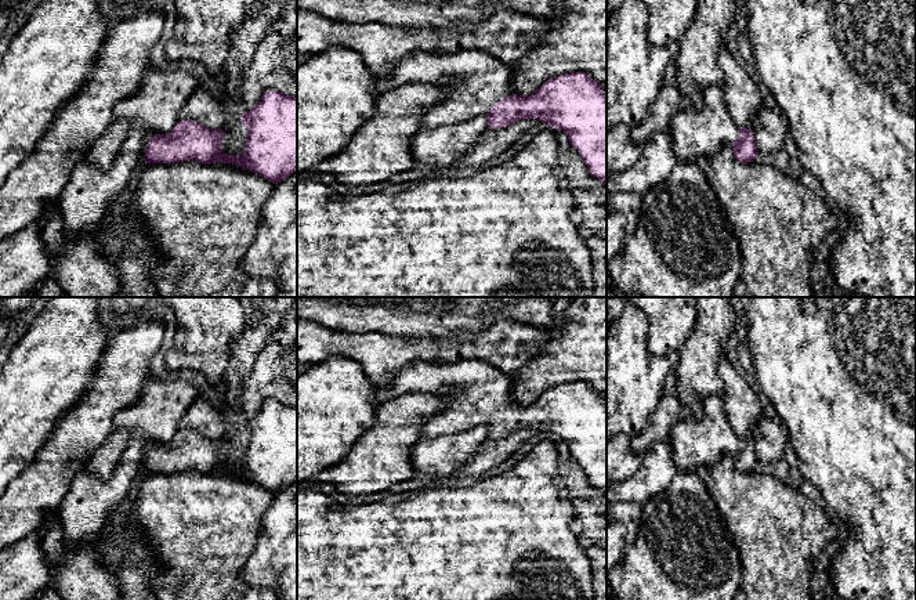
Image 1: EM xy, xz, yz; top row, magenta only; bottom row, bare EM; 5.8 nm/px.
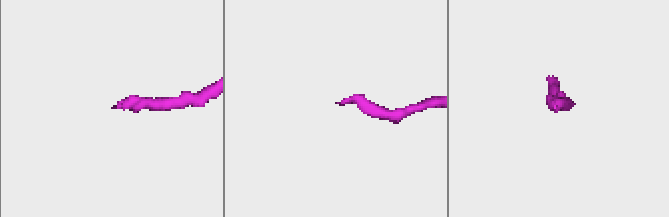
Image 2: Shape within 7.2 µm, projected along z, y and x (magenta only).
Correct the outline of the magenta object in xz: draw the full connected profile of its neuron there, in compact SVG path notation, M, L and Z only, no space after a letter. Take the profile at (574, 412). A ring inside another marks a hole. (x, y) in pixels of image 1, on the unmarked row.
M481 359L455 362L413 361L391 377L387 387L376 387L376 401L385 402L409 394L432 394L445 400L445 406L423 419L421 437L457 434L486 426L488 438L503 438L522 429L539 429L562 440L579 462L589 482L607 495L607 402L586 382L551 387L529 405L517 405L513 397L514 377Z

